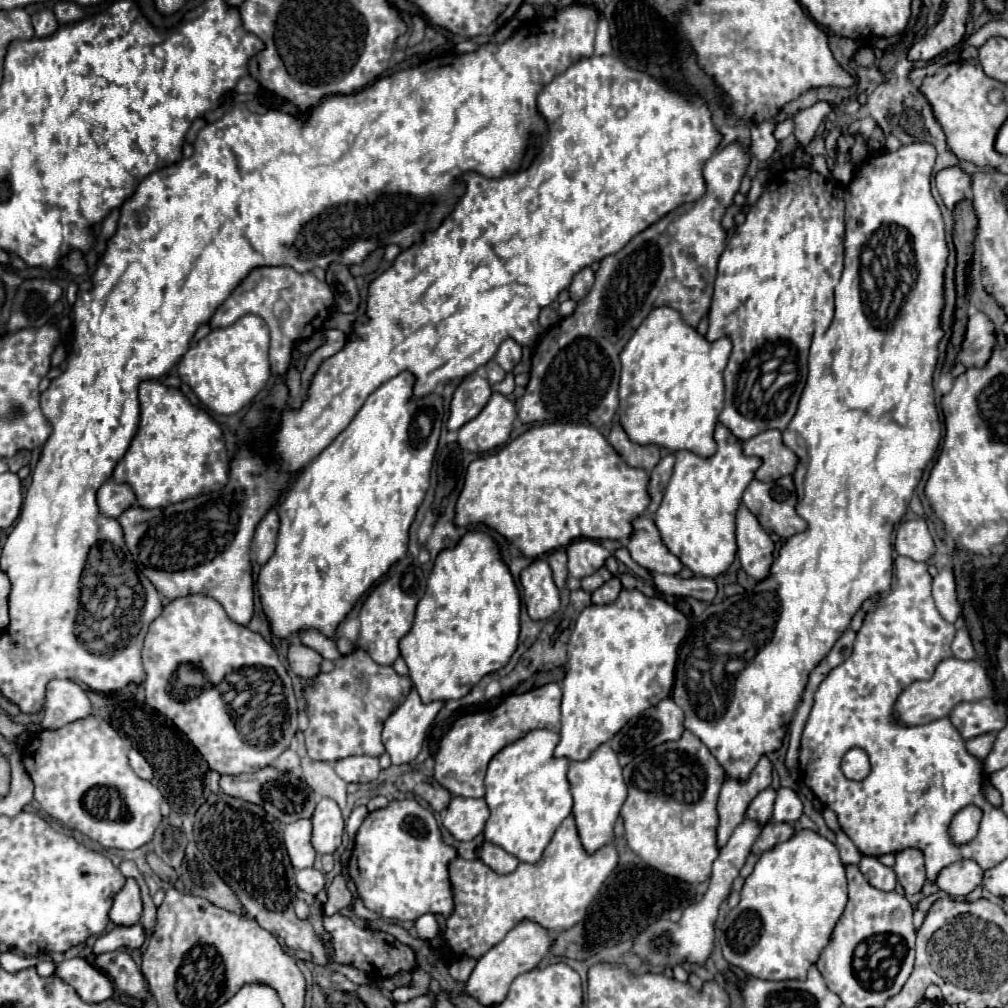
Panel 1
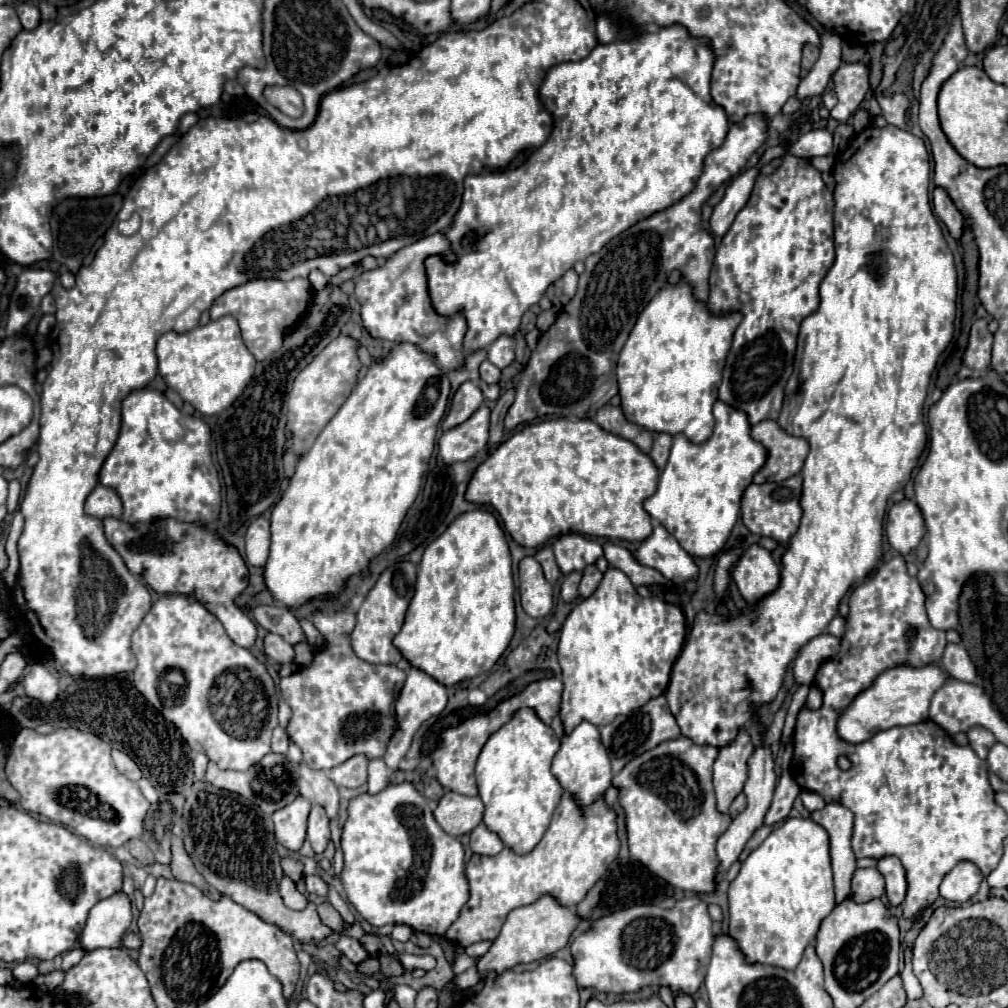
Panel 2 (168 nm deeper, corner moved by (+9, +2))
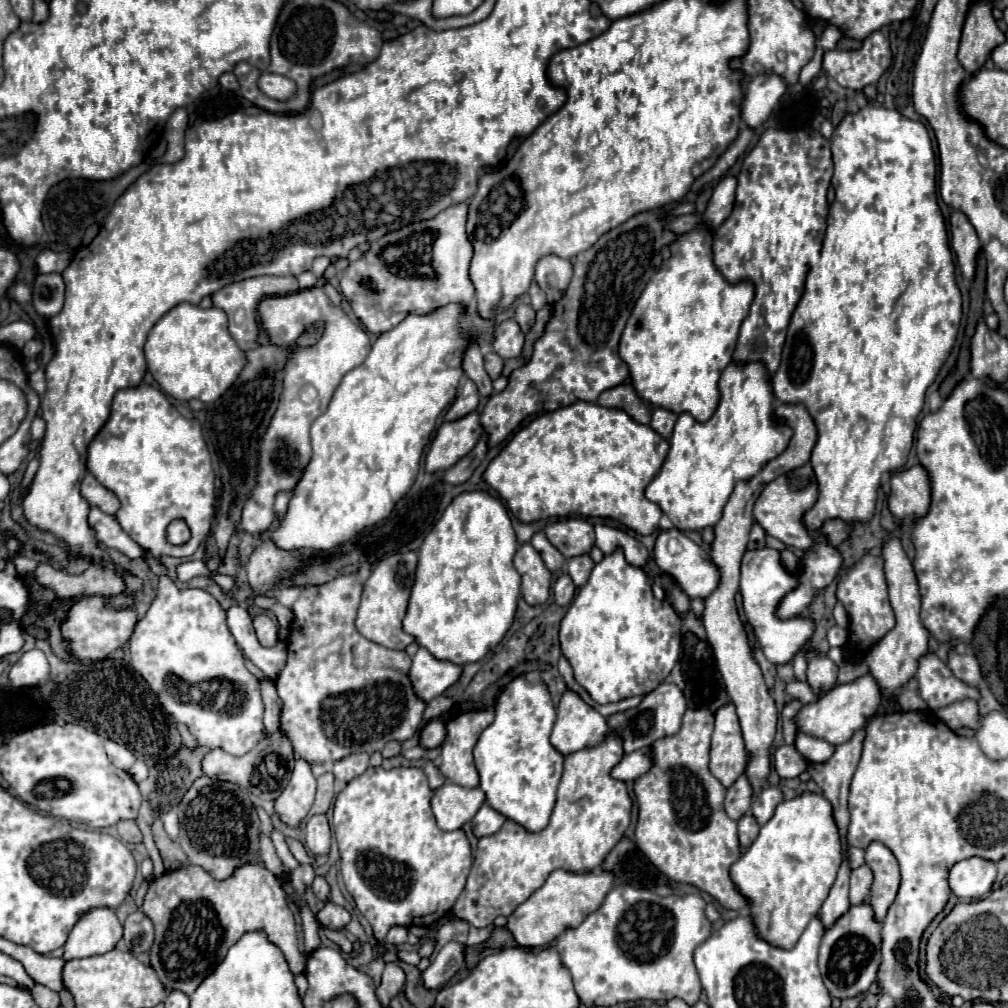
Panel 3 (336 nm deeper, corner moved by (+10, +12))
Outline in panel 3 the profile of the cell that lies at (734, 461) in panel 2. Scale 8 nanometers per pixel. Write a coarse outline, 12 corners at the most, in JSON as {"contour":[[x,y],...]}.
{"contour":[[760,364],[722,372],[708,422],[678,416],[646,488],[678,530],[720,520],[784,452]]}

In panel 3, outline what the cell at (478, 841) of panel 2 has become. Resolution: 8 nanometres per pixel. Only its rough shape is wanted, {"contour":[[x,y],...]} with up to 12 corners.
{"contour":[[488,804],[472,818],[476,838],[492,836],[506,818]]}

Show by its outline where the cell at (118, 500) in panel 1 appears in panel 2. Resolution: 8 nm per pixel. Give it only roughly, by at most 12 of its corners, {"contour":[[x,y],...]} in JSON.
{"contour":[[95,486],[85,512],[95,518],[121,518],[119,496],[107,486]]}

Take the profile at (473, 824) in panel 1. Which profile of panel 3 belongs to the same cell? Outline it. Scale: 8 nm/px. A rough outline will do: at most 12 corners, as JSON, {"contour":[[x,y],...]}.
{"contour":[[444,782],[432,796],[442,830],[458,830],[484,804],[480,788]]}

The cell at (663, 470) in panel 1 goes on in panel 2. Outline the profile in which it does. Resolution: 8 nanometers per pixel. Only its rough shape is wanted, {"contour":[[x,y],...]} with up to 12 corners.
{"contour":[[665,432],[653,440],[649,456],[663,470],[673,438]]}

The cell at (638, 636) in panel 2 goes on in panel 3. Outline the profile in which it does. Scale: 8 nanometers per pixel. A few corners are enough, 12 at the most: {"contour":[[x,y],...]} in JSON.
{"contour":[[622,550],[594,566],[560,648],[596,704],[644,696],[682,618]]}

